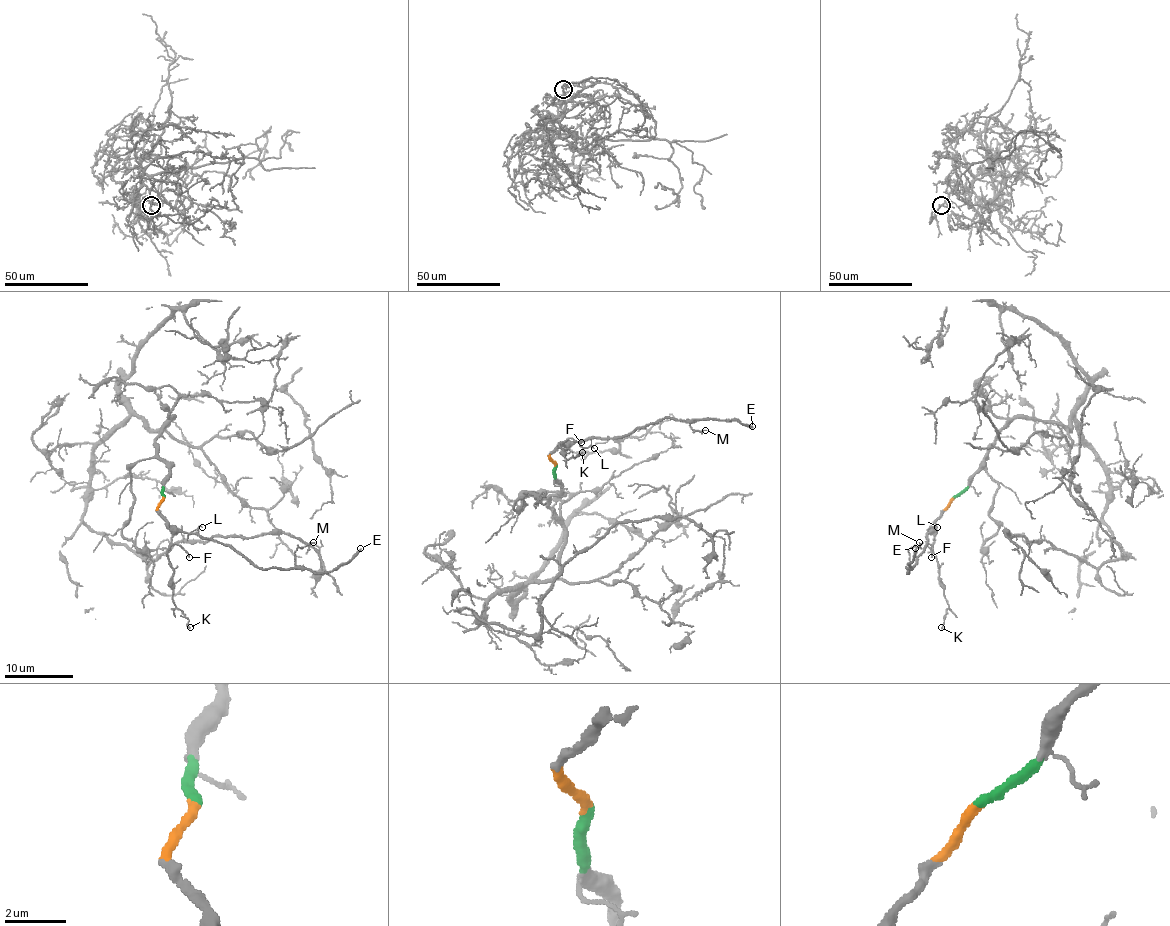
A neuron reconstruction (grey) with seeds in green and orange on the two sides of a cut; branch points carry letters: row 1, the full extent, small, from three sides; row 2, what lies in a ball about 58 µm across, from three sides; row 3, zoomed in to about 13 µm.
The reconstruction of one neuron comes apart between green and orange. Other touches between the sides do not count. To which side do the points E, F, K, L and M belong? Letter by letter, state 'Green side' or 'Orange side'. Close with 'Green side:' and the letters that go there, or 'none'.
E: Orange side
F: Orange side
K: Orange side
L: Orange side
M: Orange side
Green side: none

